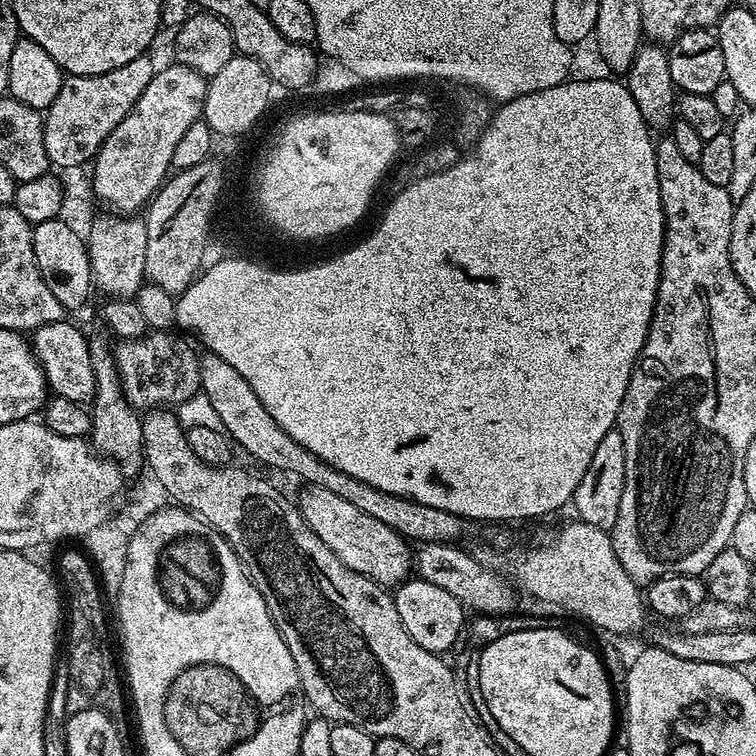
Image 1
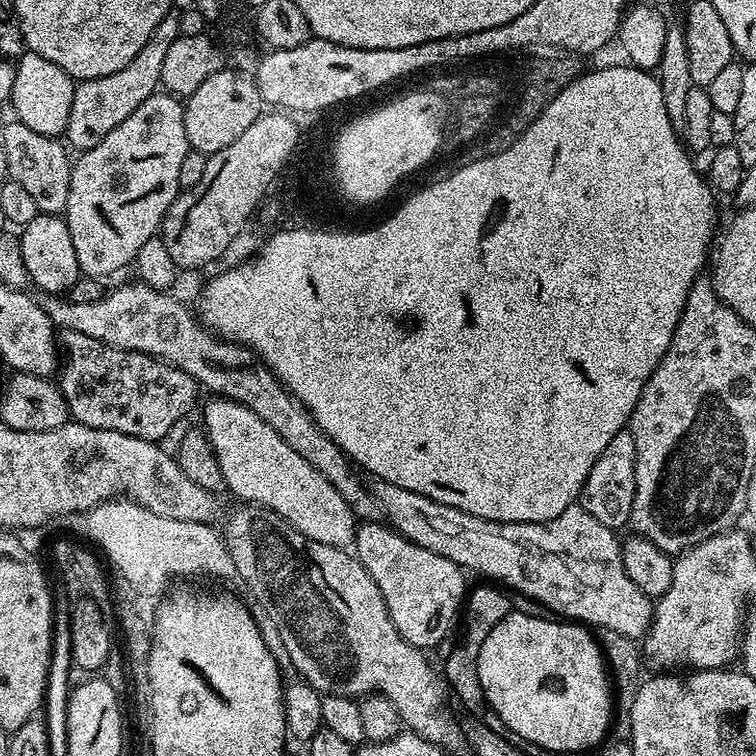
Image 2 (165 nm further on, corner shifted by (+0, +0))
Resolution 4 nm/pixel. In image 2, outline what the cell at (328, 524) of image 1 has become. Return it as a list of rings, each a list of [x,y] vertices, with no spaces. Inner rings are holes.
[[[212,398],[204,408],[202,428],[220,457],[224,487],[237,496],[237,501],[274,510],[274,514],[314,542],[344,548],[355,541],[358,518],[346,498],[342,498],[302,454],[288,446],[265,420],[258,418],[254,410],[237,400]]]

